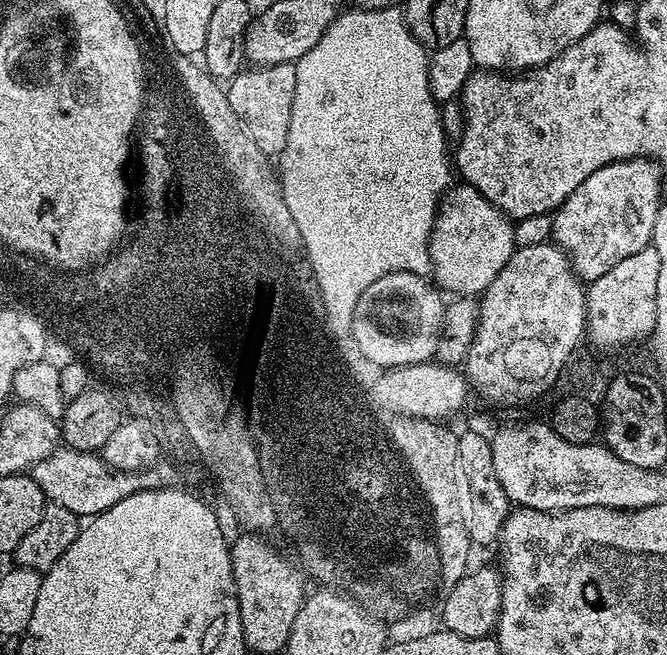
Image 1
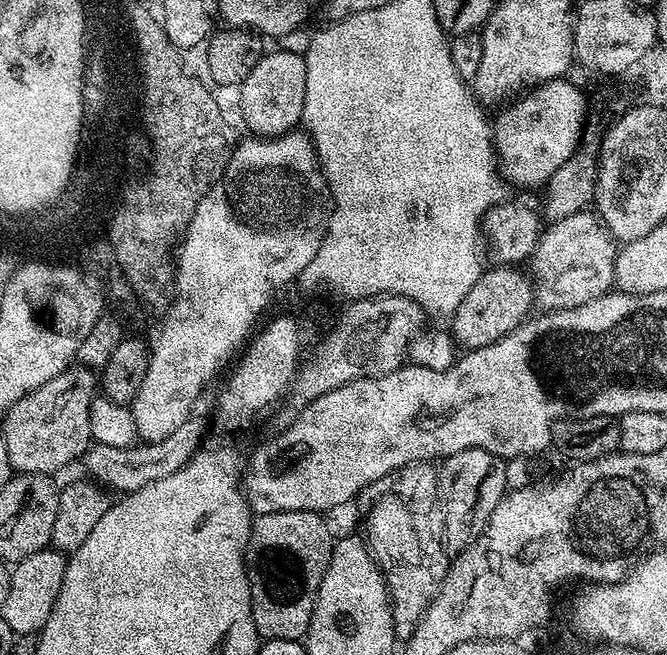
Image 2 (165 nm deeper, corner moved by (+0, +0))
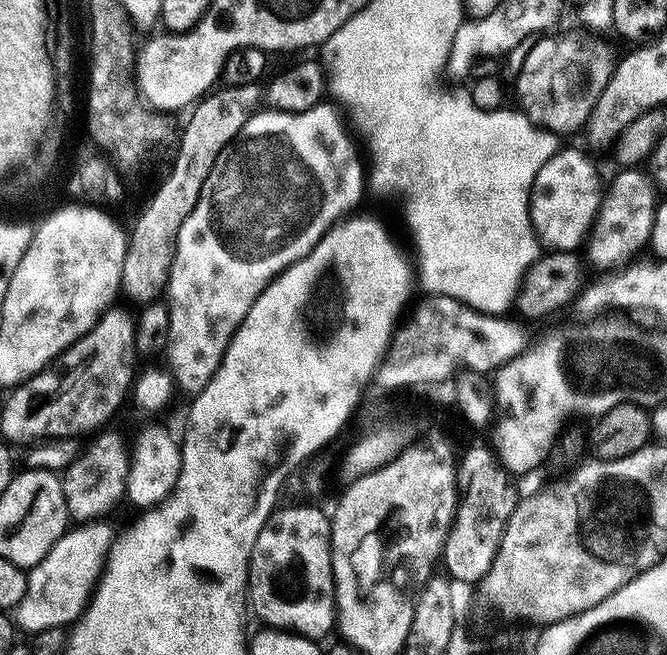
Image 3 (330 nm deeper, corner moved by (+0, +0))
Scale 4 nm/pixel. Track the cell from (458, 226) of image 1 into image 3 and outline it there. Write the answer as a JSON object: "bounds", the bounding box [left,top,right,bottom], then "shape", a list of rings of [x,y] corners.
{"bounds":[528,147,600,252],"shape":[[[561,147],[538,170],[528,194],[528,218],[532,232],[545,249],[572,252],[583,245],[600,205],[600,176],[576,148]]]}

